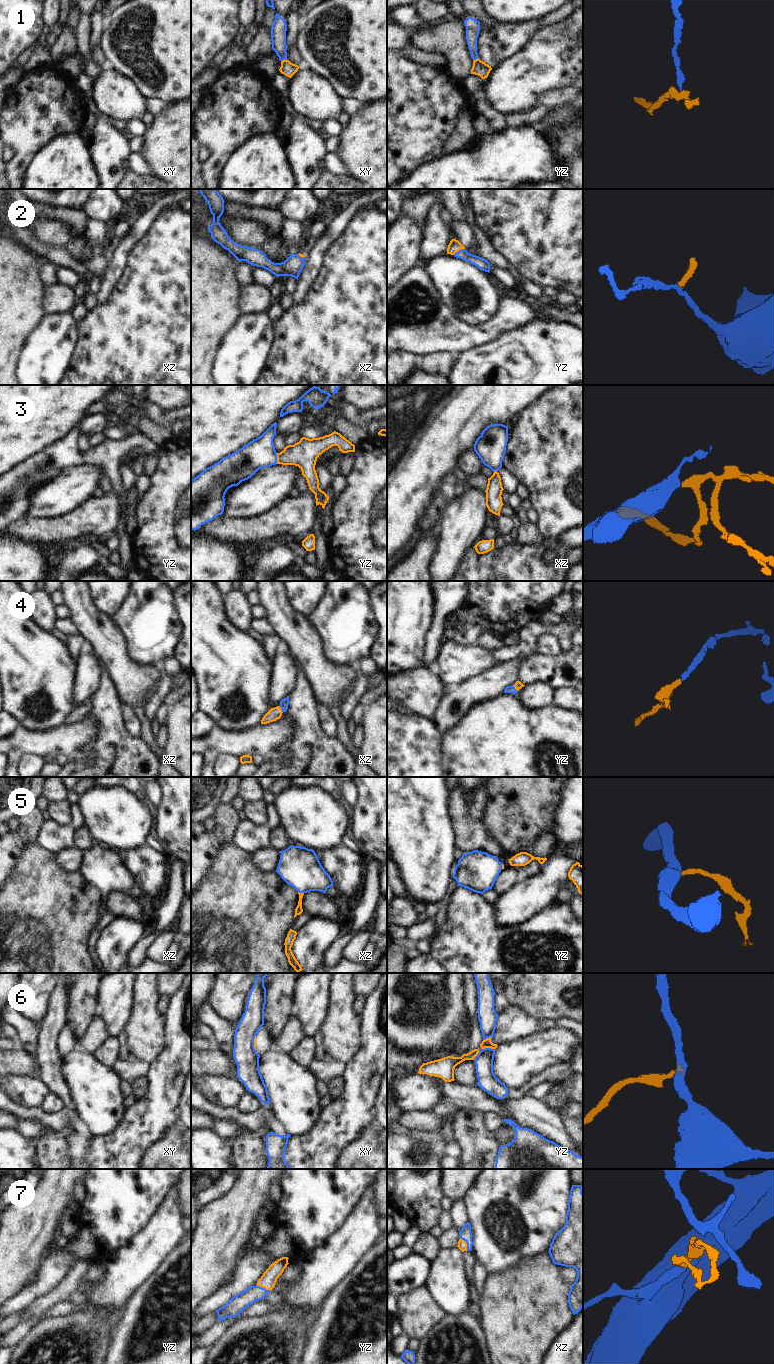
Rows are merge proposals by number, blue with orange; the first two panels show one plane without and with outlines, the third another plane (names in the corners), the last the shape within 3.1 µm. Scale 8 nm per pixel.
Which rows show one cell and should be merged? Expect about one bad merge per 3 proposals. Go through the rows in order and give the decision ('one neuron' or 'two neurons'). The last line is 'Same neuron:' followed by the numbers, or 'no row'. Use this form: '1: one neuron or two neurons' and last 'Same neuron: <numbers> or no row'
1: one neuron
2: one neuron
3: one neuron
4: one neuron
5: one neuron
6: two neurons
7: one neuron
Same neuron: 1, 2, 3, 4, 5, 7

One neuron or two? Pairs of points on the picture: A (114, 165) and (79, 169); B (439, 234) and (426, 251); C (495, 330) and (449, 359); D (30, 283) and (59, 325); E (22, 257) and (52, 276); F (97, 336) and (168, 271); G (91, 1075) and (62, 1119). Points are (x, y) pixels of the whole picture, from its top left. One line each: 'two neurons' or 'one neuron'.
A: two neurons
B: one neuron
C: two neurons
D: two neurons
E: two neurons
F: one neuron
G: two neurons

